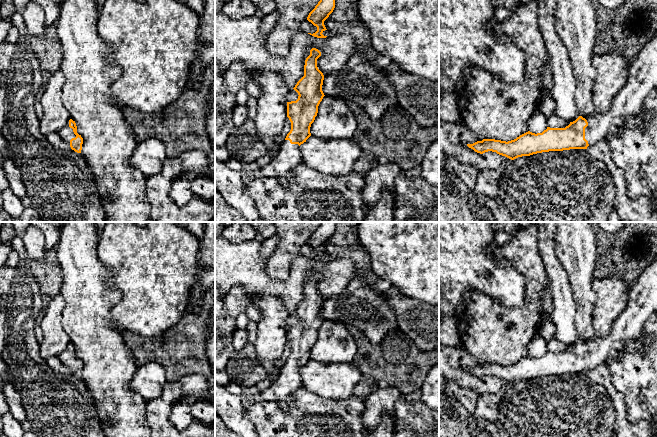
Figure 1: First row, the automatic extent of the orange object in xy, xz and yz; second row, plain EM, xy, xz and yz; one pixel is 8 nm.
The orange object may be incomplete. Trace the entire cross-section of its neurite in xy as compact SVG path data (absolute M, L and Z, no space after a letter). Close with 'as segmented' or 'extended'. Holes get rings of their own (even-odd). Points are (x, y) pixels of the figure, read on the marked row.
M70 119L57 133L65 142L70 145L72 150L77 153L81 153L83 138L77 133L75 121Z | extended

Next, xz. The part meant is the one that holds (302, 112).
M312 48L305 60L304 76L293 88L298 93L296 101L287 102L287 117L291 130L280 145L278 155L260 169L262 177L275 177L284 186L288 185L287 174L303 163L300 145L311 136L310 127L318 113L318 106L325 96L322 91L323 73L317 67L321 52Z | extended

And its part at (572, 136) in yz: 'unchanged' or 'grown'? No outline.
grown

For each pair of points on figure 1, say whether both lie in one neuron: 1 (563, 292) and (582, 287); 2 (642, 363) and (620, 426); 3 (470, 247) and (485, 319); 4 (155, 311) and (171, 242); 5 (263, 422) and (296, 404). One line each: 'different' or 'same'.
1: different
2: different
3: different
4: same
5: same

